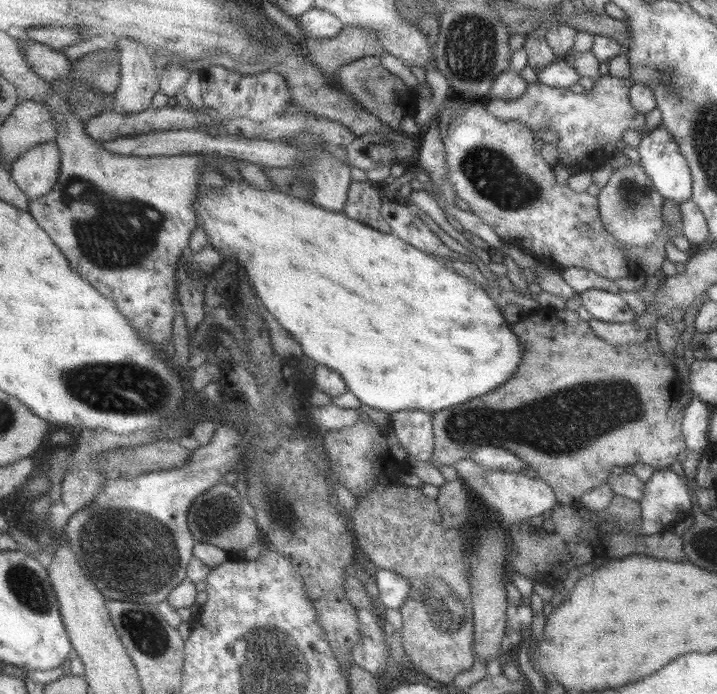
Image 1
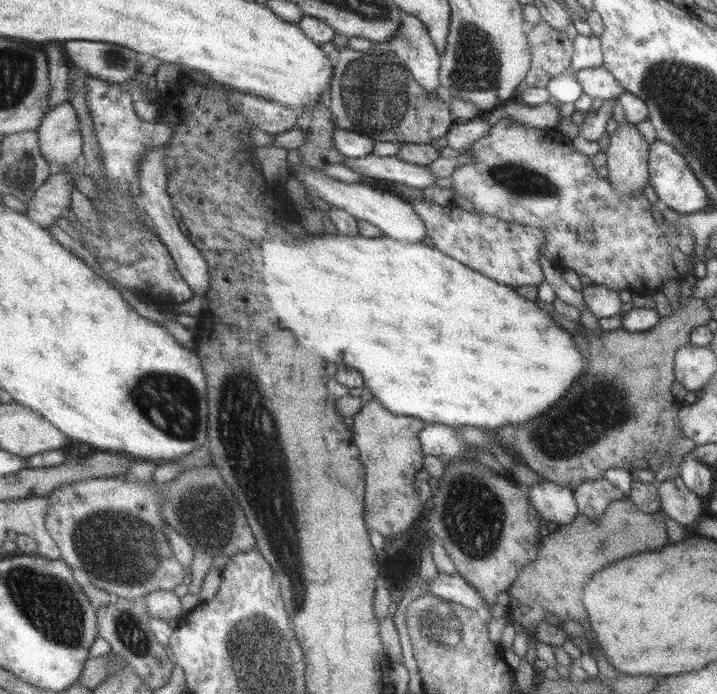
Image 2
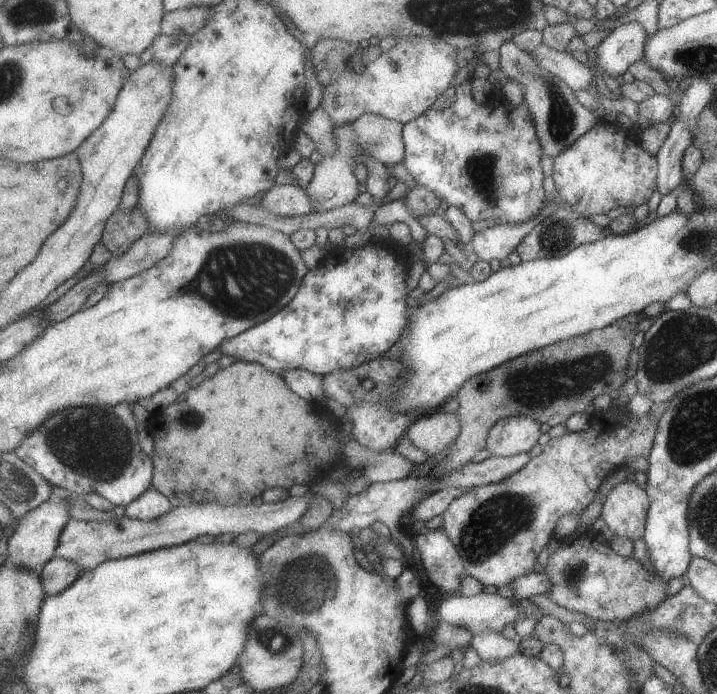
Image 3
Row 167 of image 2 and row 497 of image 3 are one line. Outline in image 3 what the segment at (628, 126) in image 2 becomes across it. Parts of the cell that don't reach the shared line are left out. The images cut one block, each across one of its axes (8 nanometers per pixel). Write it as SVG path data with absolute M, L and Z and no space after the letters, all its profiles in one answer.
M628 479L612 488L603 506L601 518L612 533L632 541L643 538L650 507L644 488Z

